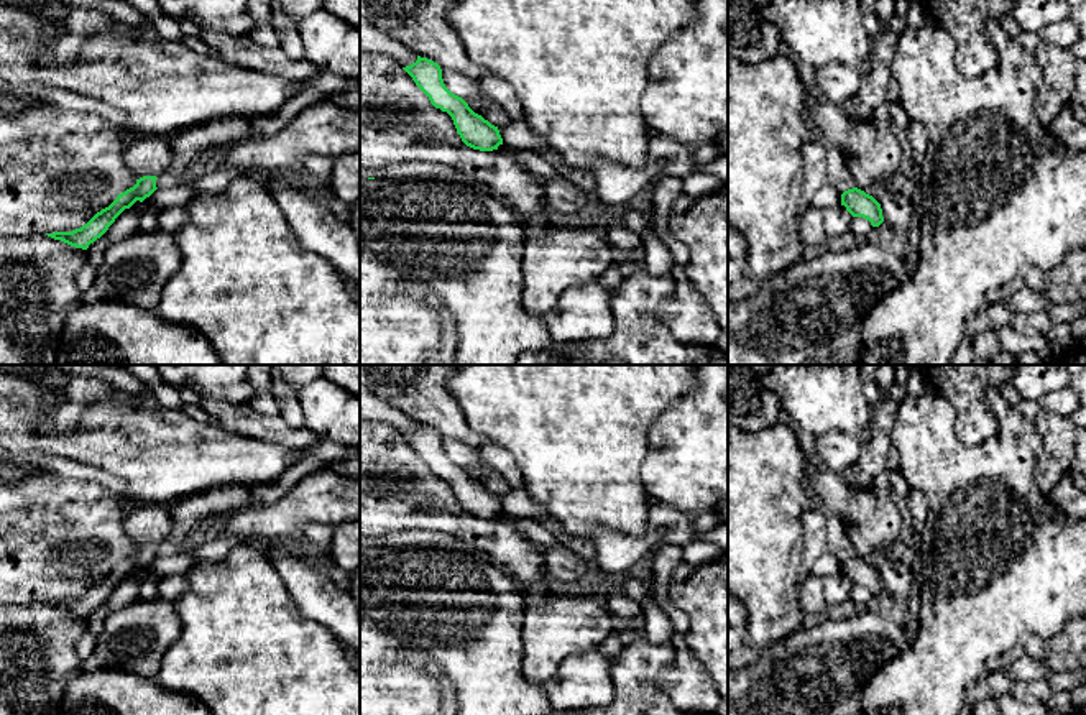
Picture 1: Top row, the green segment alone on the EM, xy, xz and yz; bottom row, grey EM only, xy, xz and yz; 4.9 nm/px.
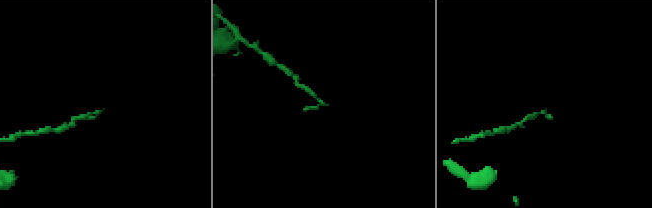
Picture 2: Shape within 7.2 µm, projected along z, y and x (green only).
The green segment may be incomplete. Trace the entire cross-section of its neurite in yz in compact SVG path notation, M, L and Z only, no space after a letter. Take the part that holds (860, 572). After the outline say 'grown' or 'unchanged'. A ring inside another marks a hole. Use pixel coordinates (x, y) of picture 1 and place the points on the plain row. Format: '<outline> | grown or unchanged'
M858 556L841 562L841 574L844 574L853 585L869 588L872 595L879 595L884 590L881 572Z | unchanged

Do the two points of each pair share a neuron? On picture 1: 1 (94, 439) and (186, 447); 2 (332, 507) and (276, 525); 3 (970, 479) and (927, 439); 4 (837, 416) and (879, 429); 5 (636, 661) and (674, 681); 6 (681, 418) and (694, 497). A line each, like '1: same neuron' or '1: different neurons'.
1: same neuron
2: same neuron
3: same neuron
4: different neurons
5: different neurons
6: same neuron

